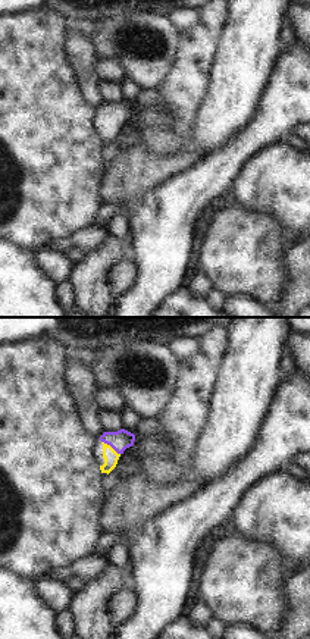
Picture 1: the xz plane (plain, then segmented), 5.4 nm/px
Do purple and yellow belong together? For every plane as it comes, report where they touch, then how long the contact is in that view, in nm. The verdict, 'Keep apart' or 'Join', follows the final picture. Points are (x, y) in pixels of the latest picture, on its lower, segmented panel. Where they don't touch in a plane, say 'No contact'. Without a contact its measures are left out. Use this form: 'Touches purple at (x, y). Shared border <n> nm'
Touches purple at (110, 445). Shared border 130 nm

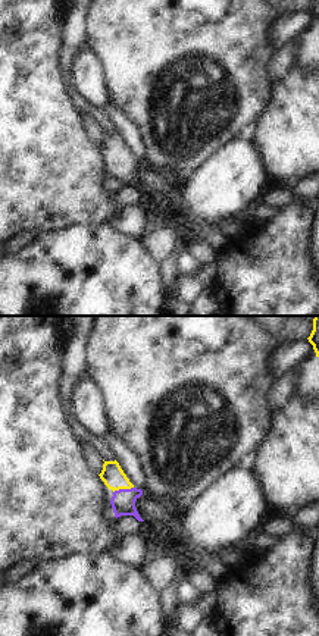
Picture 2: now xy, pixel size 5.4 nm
Touches purple at (122, 489). Shared border 120 nm

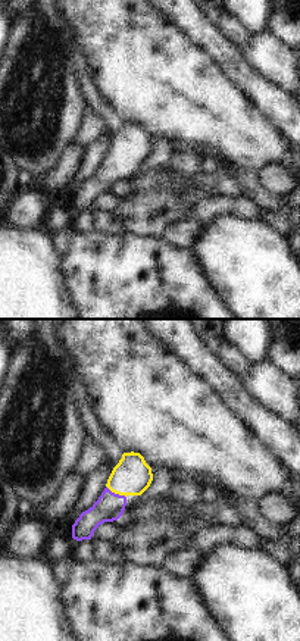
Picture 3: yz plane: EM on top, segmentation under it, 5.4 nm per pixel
Touches purple at (116, 494). Shared border 130 nm

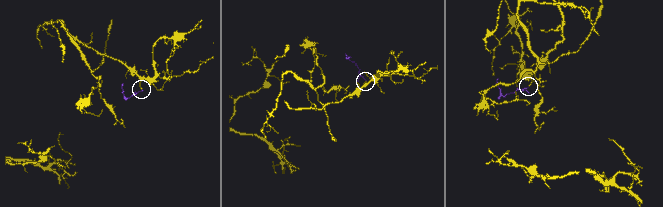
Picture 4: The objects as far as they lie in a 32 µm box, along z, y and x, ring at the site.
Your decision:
Join

